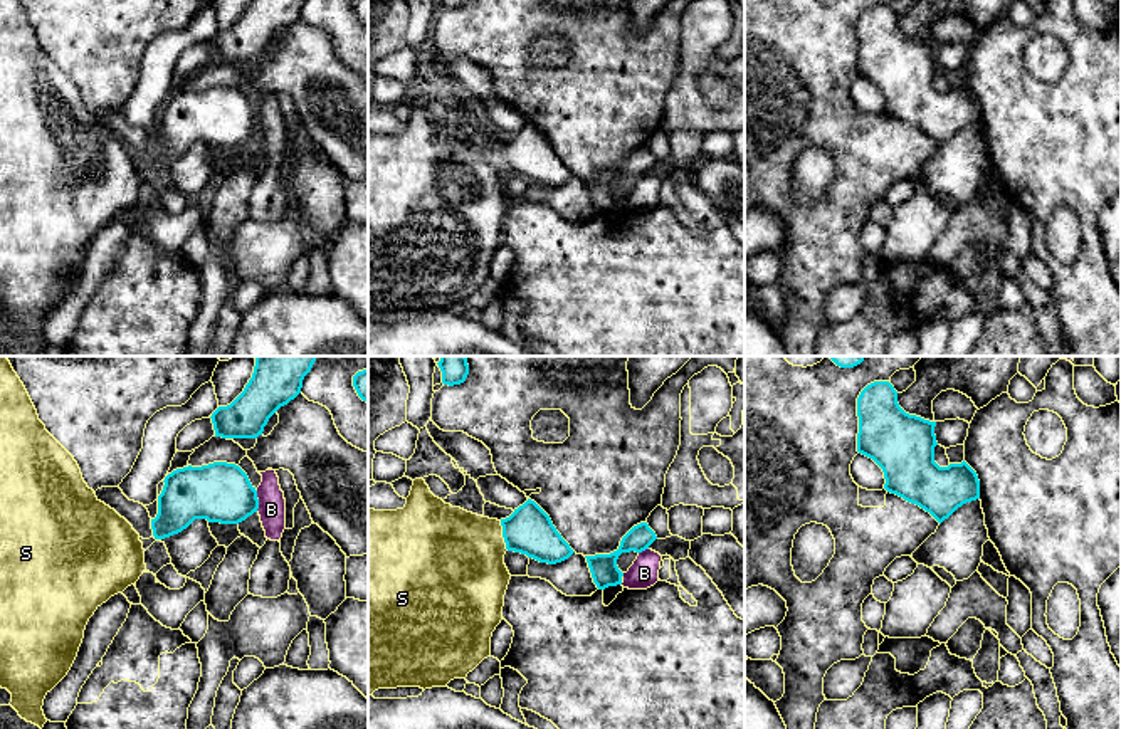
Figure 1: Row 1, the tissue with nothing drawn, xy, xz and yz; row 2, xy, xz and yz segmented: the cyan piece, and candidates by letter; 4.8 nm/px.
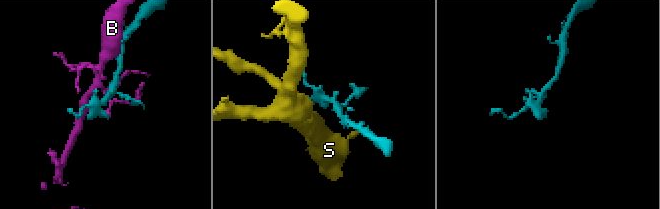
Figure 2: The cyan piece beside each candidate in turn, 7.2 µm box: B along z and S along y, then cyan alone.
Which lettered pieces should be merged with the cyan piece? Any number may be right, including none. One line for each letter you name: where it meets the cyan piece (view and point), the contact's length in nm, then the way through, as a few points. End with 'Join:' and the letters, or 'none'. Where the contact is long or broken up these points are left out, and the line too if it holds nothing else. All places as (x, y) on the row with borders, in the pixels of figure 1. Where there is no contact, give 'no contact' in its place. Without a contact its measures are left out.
S: meets cyan in xz at (503, 536); contact 150 nm long; runs through xz (530, 531), (503, 536), (489, 538), (456, 558)
Join: S

